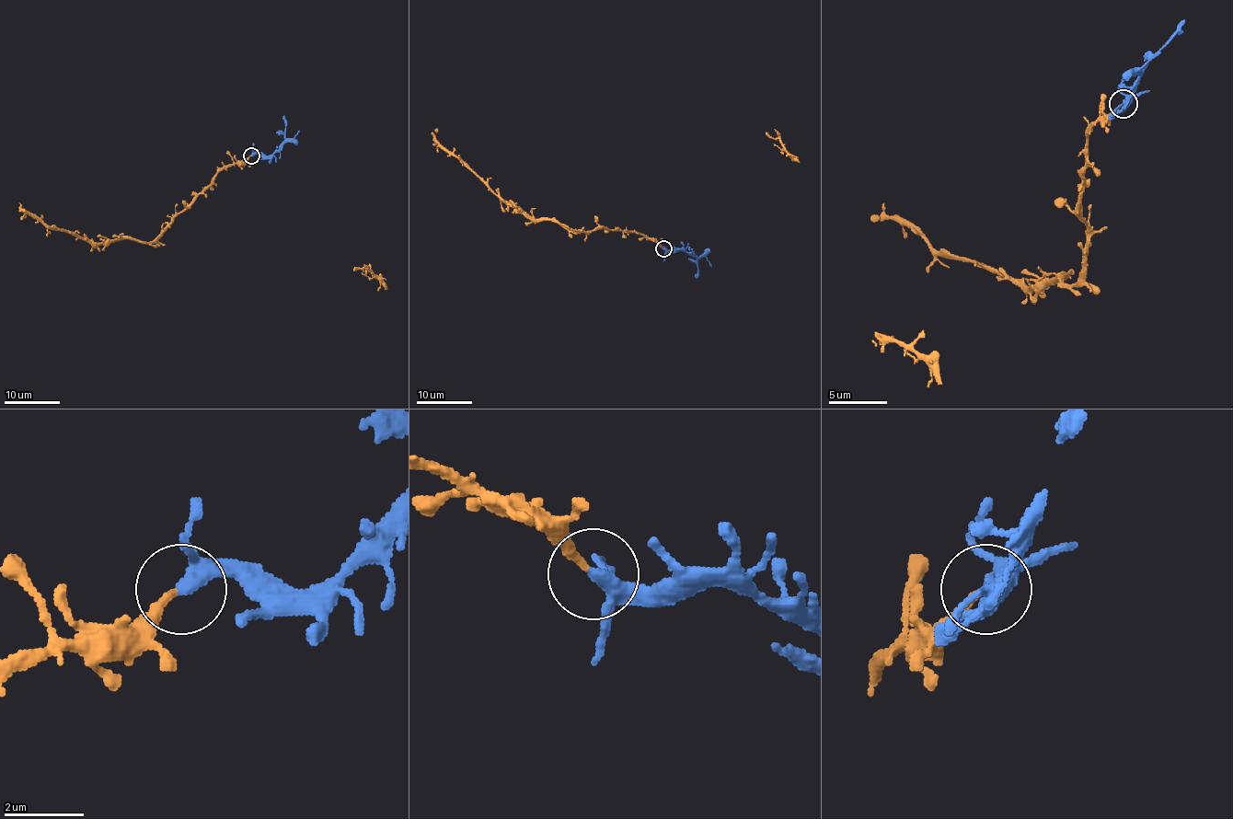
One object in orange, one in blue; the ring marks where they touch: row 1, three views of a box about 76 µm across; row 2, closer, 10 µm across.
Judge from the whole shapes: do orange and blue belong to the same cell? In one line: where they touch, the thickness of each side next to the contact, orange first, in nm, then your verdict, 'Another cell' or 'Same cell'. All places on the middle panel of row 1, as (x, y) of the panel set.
Place: (663, 248). Thickness 220 nm (orange) against 240 nm. Same cell

